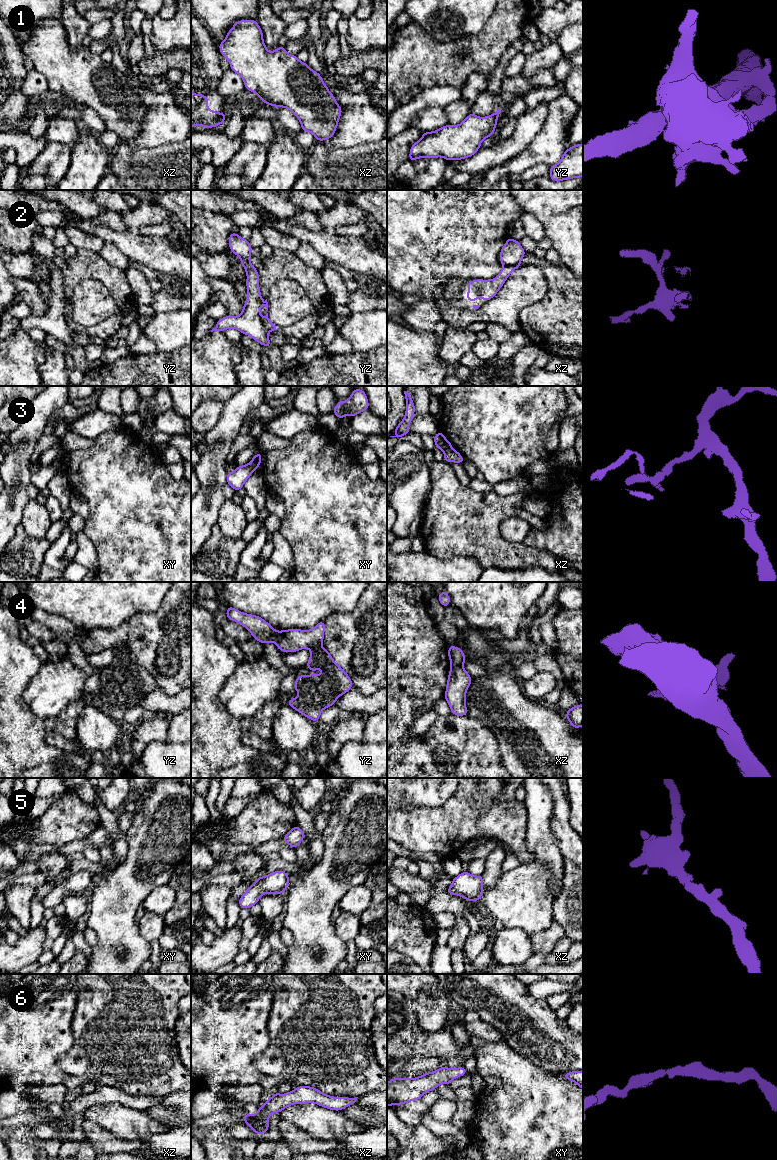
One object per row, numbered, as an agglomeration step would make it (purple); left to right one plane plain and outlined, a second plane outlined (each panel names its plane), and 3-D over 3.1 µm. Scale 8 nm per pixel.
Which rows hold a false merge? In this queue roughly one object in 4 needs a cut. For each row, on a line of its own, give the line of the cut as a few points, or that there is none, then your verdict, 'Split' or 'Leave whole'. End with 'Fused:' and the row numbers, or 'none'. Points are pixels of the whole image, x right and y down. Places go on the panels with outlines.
1: No split. Leave whole
2: Split along xz (520, 261), (514, 265), (503, 266). Split
3: Split along xz (452, 448), (444, 453). Split
4: Split along yz (277, 631), (273, 641). Split
5: No split. Leave whole
6: No split. Leave whole
Fused: 2, 3, 4

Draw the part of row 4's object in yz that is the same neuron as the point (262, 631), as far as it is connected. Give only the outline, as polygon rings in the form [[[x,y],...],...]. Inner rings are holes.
[[[229,605],[225,615],[245,627],[260,643],[274,642],[277,631],[261,617],[243,613]]]

